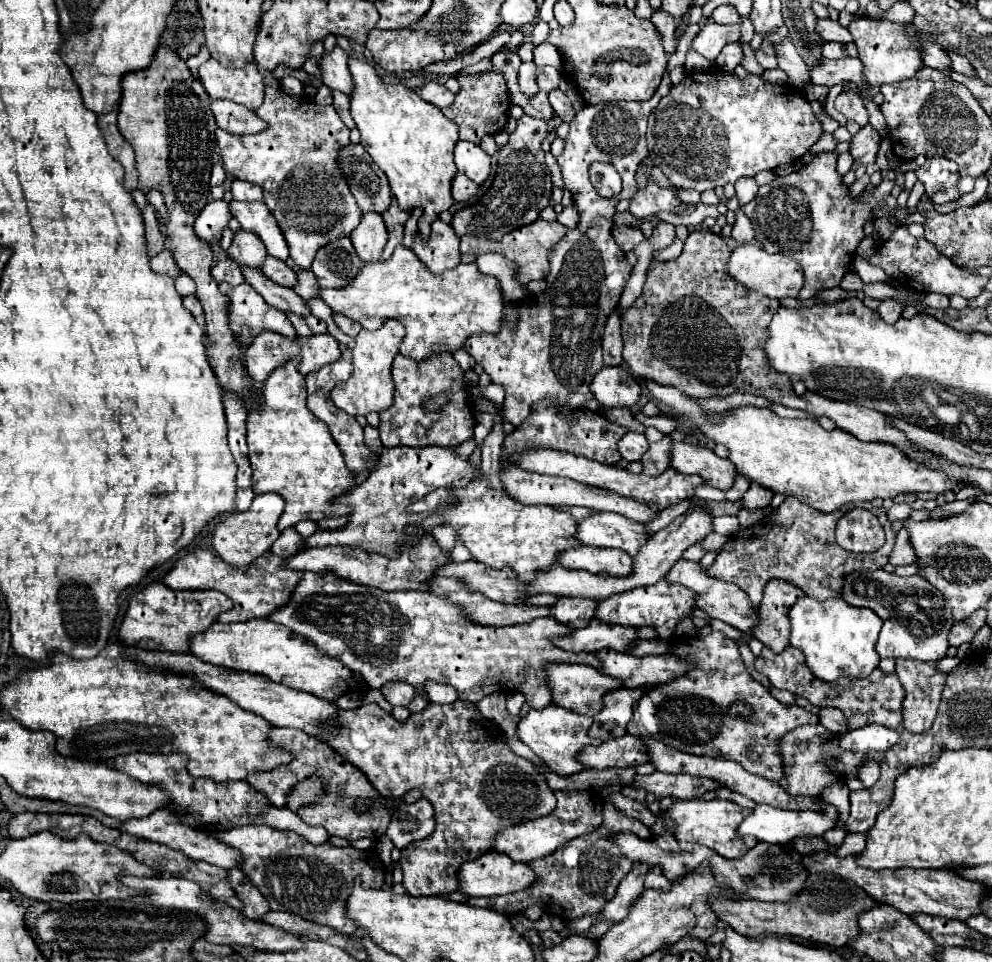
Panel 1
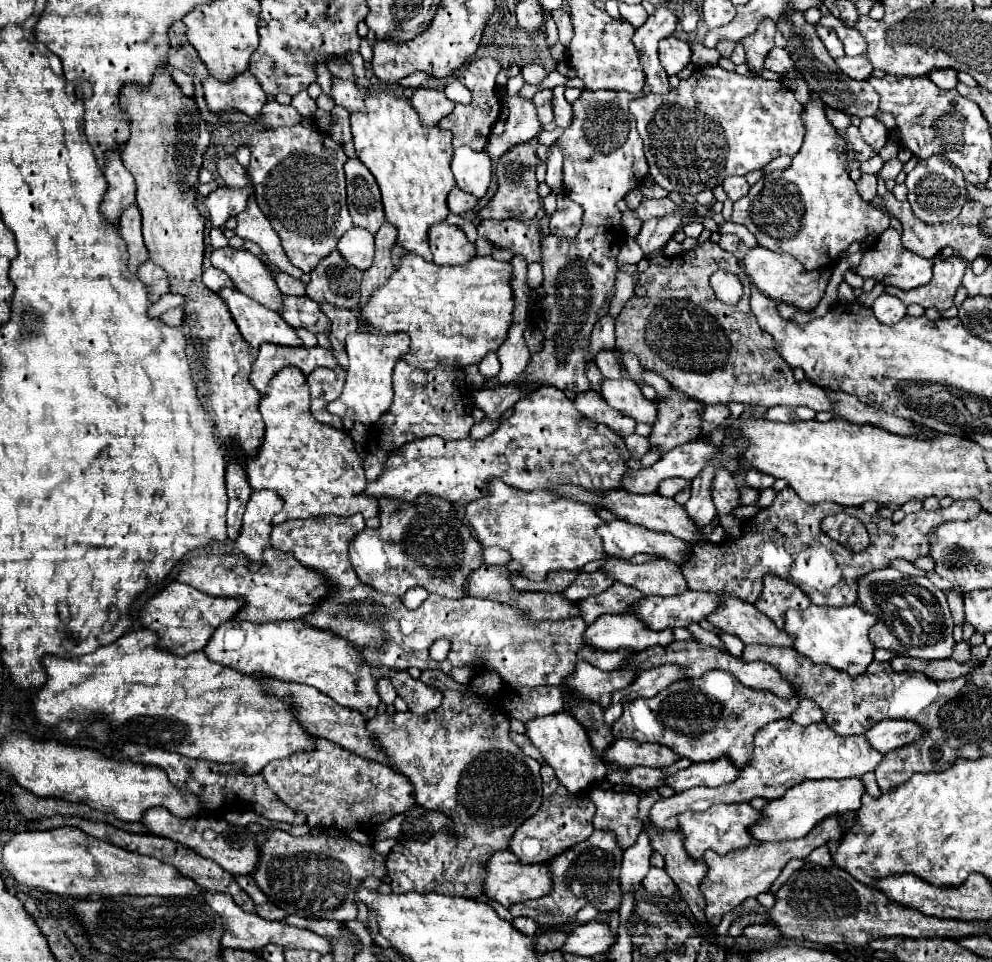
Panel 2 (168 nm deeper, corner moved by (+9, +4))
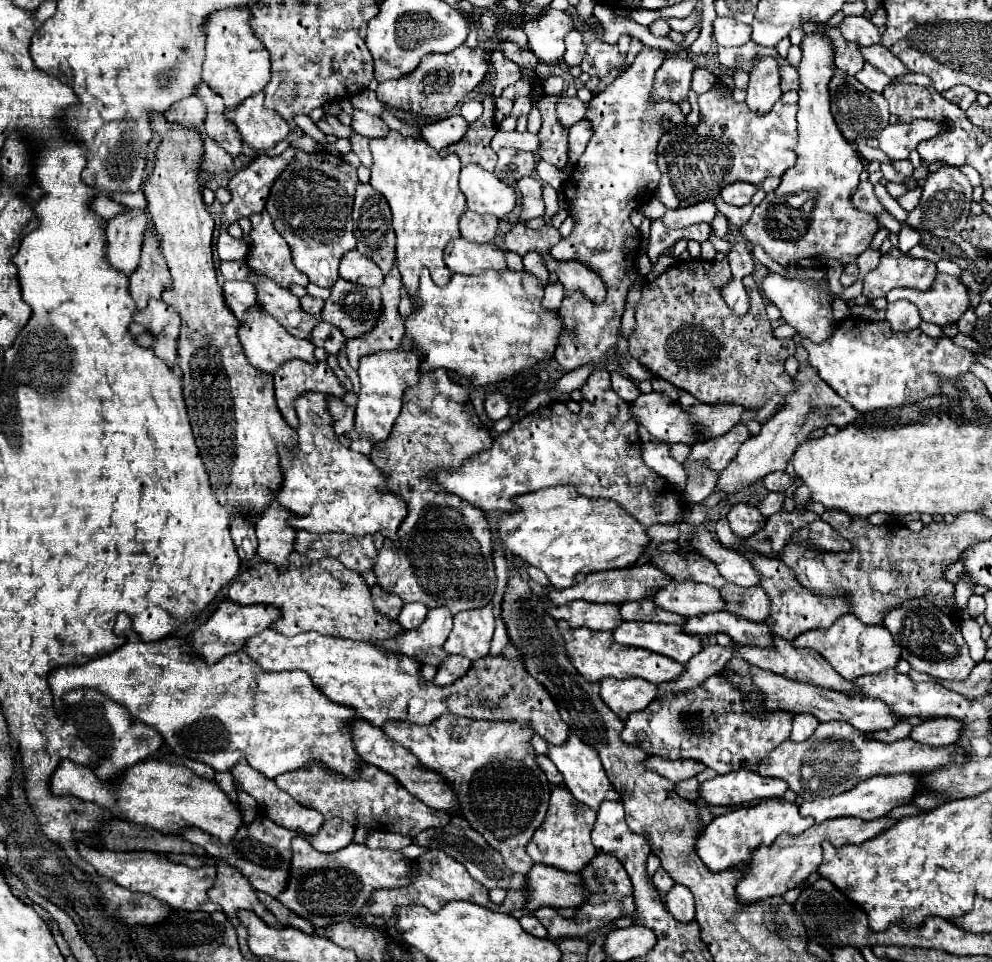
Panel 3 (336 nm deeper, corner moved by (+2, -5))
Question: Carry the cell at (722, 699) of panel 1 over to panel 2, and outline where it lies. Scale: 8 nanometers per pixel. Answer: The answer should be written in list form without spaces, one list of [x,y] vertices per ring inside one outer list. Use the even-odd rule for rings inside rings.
[[[709,672],[697,680],[671,684],[665,690],[665,698],[659,694],[651,700],[643,700],[643,716],[637,712],[637,720],[617,720],[613,724],[613,736],[633,740],[637,736],[655,736],[641,740],[663,744],[691,762],[711,762],[727,756],[737,768],[743,768],[751,758],[755,732],[773,720],[789,718],[797,702],[797,698],[777,700],[769,692],[745,688],[725,672]]]

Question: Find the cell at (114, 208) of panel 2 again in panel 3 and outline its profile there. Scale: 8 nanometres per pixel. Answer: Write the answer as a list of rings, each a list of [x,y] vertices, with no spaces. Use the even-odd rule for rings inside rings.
[[[126,209],[124,213],[108,219],[108,261],[112,267],[130,275],[140,261],[142,235],[146,229],[144,209]]]

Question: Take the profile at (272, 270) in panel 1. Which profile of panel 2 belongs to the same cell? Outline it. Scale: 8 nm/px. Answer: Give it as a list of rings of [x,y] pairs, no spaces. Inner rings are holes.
[[[279,272],[279,274],[273,274],[279,290],[285,294],[285,296],[303,296],[305,294],[305,284],[285,272]]]

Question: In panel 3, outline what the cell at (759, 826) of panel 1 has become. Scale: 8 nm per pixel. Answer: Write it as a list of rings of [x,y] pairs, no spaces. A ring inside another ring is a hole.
[[[908,773],[888,775],[888,779],[868,779],[864,783],[858,783],[856,787],[852,787],[850,791],[844,791],[840,795],[804,801],[800,805],[800,815],[814,817],[816,825],[820,825],[826,819],[834,819],[834,817],[858,817],[858,819],[870,821],[876,817],[884,817],[890,809],[894,809],[898,805],[904,805],[904,799],[908,799],[908,795],[912,795],[912,775],[908,775]]]

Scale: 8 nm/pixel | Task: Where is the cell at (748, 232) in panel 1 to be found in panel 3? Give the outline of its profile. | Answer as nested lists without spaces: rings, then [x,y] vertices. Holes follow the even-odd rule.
[[[744,241],[734,243],[732,251],[728,253],[728,261],[730,261],[732,275],[736,279],[742,279],[742,277],[746,277],[746,275],[750,275],[754,271],[754,257],[750,253],[748,243],[744,243]]]

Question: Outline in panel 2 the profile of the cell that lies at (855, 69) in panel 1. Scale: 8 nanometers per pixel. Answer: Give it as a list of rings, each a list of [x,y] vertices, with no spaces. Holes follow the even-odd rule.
[[[843,56],[843,58],[837,58],[837,64],[839,68],[853,80],[867,80],[873,72],[873,66],[869,66],[869,60],[865,56]]]

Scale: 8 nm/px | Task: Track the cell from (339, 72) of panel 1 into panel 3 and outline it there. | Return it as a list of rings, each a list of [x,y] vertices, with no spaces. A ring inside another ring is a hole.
[[[354,109],[352,113],[352,129],[364,137],[384,137],[390,129],[388,125],[378,117],[378,115],[370,115],[366,111]]]

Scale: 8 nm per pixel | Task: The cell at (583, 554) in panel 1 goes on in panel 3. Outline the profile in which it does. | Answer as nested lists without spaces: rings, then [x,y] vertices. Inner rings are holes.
[[[670,579],[668,585],[652,593],[650,599],[654,601],[656,607],[678,613],[682,617],[724,609],[724,599],[720,597],[718,589],[708,587],[704,583],[694,583],[694,581]]]

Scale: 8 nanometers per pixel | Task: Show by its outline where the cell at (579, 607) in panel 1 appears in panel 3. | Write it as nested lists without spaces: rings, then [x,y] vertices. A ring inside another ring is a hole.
[[[646,597],[646,599],[638,599],[638,601],[626,601],[620,605],[620,615],[624,621],[660,621],[660,623],[684,623],[682,615],[664,611],[660,607],[654,607],[654,603]]]

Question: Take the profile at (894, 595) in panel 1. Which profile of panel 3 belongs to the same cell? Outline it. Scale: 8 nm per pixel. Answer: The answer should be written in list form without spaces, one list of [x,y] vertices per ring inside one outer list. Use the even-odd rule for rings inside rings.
[[[908,599],[902,607],[892,607],[884,615],[884,627],[902,647],[902,659],[906,659],[916,671],[942,679],[964,679],[976,665],[968,653],[958,623],[928,599]]]

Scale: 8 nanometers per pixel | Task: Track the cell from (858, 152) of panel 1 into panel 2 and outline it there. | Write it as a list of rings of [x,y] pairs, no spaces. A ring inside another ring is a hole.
[[[863,118],[859,130],[861,130],[861,136],[865,138],[865,142],[869,146],[873,146],[875,150],[881,150],[889,138],[889,130],[877,118]]]

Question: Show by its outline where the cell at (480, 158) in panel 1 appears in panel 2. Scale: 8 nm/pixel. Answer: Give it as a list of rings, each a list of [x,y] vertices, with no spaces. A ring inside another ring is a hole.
[[[469,146],[455,148],[455,156],[451,162],[457,186],[475,198],[483,198],[491,184],[491,158],[487,152],[475,152]]]

